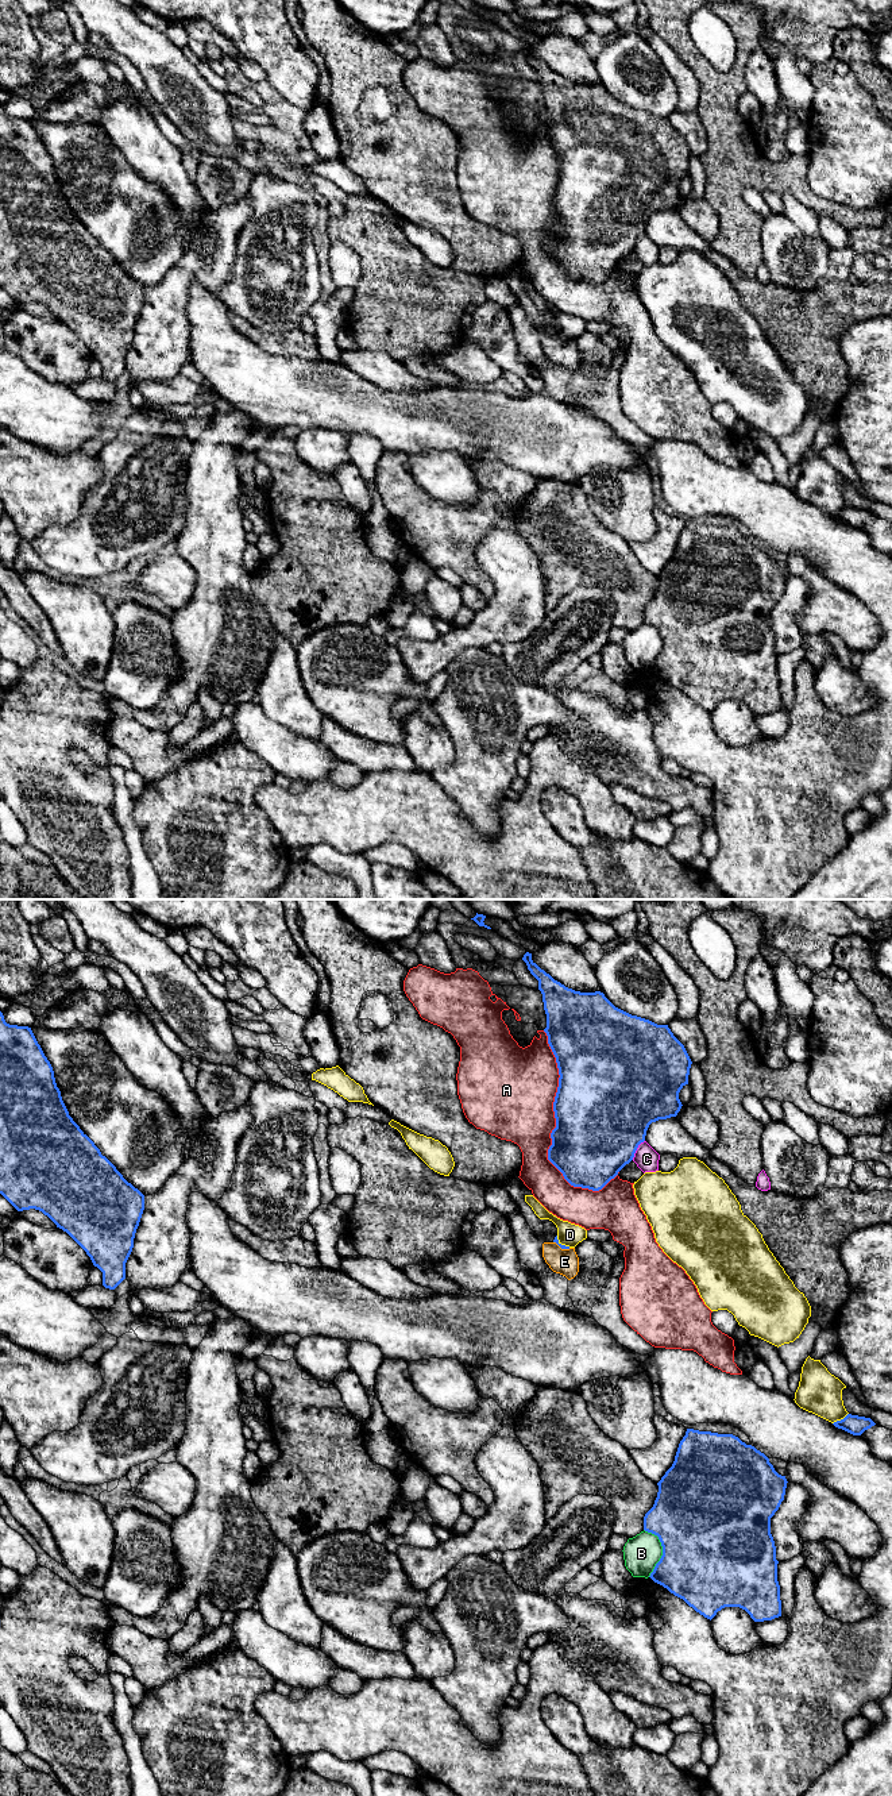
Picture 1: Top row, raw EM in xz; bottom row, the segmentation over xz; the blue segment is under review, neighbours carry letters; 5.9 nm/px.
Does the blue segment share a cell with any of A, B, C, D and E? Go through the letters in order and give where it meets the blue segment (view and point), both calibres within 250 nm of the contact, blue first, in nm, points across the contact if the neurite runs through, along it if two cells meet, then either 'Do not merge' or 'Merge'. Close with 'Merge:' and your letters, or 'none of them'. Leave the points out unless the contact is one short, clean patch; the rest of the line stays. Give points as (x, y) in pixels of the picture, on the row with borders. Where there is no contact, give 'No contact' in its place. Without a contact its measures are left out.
A: Touches blue at xz (556, 1121). Thickness 500 nm (blue) against 420 nm. Do not merge
B: Touches blue at xz (663, 1550). Thickness 500 nm (blue) against 220 nm. Do not merge
C: Touches blue at xz (636, 1149). Thickness 500 nm (blue) against 140 nm. Do not merge
D: Touches blue at xz (841, 1419). Thickness 120 nm (blue) against 260 nm. Do not merge
E: Touches blue at xz (562, 1248). Thickness 30 nm (blue) against 160 nm. Boundary: xz (553, 1241), (562, 1248), (570, 1248). Do not merge
Merge: none of them

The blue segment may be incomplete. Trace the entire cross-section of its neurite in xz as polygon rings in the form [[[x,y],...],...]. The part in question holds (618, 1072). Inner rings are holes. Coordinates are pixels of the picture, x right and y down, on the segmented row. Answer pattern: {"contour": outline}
{"contour": [[[529,952],[522,960],[538,980],[547,1014],[544,1032],[560,1075],[553,1102],[556,1128],[551,1133],[552,1145],[548,1149],[548,1160],[571,1186],[599,1191],[633,1160],[652,1122],[677,1115],[683,1106],[679,1092],[688,1084],[692,1061],[668,1025],[657,1025],[632,1015],[615,1007],[601,991],[580,993],[565,987],[541,970]]]}

